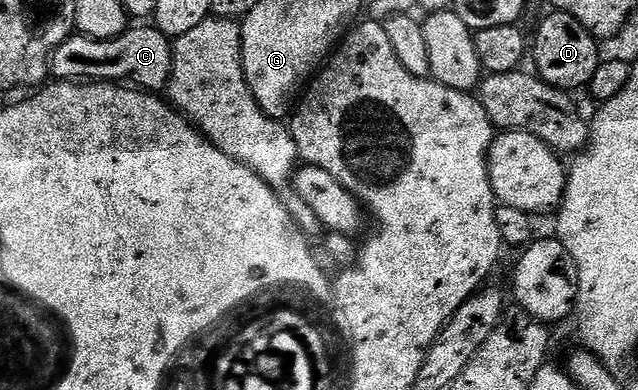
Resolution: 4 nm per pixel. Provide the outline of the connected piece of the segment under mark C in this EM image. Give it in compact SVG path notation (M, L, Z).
M134 25L115 39L89 39L87 35L77 33L66 39L56 50L52 60L52 75L58 81L105 81L121 84L129 81L150 93L158 93L169 84L170 74L174 68L174 49L172 39L165 30L157 31L150 25Z

